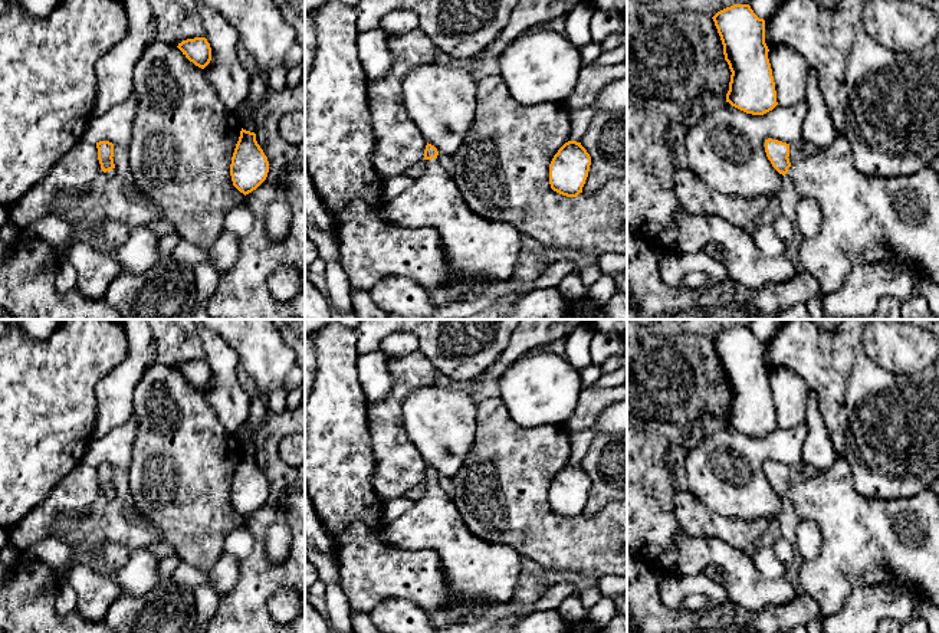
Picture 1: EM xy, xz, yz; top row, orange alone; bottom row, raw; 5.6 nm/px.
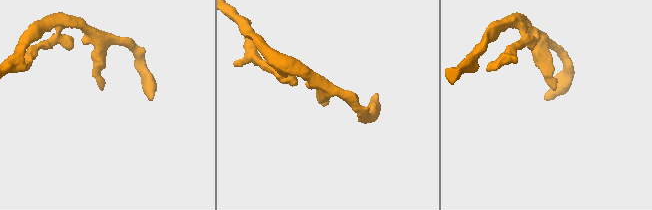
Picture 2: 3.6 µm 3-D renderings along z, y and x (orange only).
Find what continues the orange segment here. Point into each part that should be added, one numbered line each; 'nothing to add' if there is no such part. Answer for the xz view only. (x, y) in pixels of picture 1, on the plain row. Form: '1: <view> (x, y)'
1: xz (475, 568)

